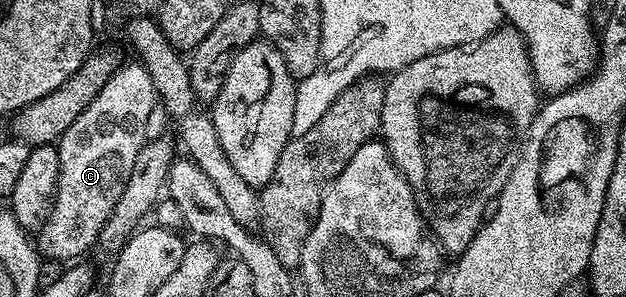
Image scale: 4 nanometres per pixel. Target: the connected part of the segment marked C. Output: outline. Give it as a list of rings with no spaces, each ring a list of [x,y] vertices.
[[[139,62],[121,63],[116,73],[102,86],[100,93],[74,118],[74,122],[58,141],[58,186],[56,197],[52,203],[52,213],[48,221],[38,232],[38,248],[47,259],[63,260],[65,262],[75,261],[91,244],[95,245],[100,239],[100,231],[106,226],[114,206],[124,189],[124,179],[134,170],[134,161],[138,158],[138,150],[146,143],[144,131],[146,118],[150,116],[151,110],[158,104],[157,95],[153,91],[150,74]]]

